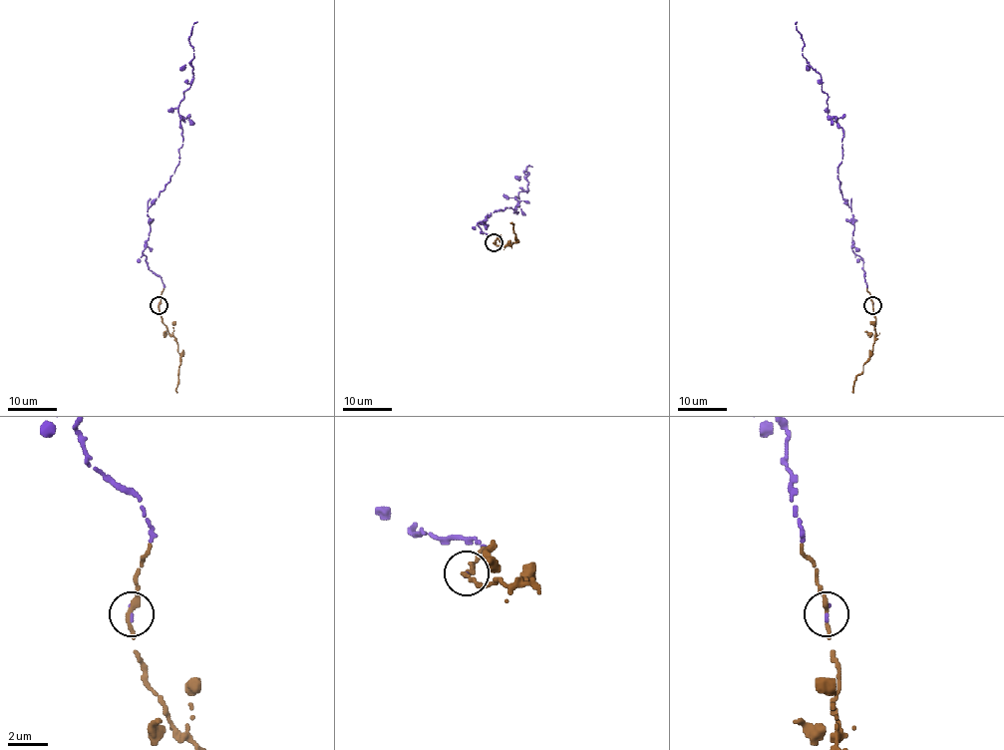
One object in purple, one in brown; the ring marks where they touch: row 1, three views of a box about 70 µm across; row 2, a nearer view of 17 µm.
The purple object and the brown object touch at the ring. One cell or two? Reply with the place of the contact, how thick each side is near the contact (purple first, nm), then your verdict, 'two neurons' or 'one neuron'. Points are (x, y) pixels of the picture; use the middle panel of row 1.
(494, 242) | 140/240 nm | one neuron

